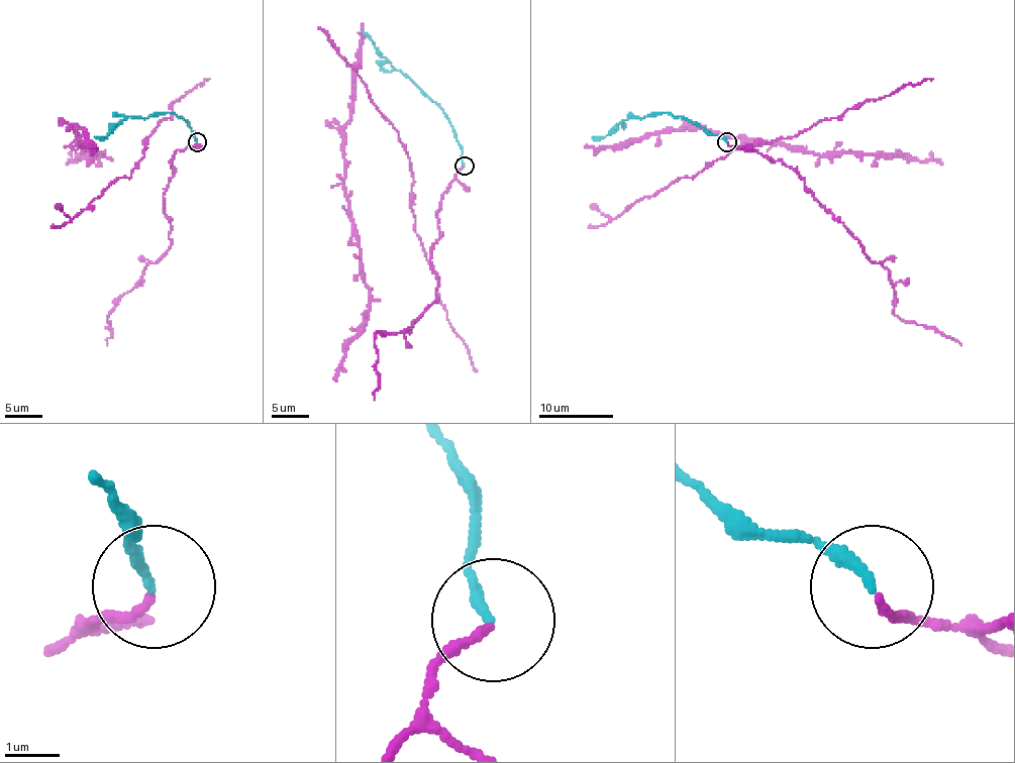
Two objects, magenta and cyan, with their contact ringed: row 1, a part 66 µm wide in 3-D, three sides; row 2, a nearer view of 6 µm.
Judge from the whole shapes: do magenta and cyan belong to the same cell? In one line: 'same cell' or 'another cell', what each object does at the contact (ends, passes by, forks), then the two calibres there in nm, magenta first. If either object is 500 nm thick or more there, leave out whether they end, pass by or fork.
same cell; magenta ends; cyan ends; calibres 140 and 200 nm

